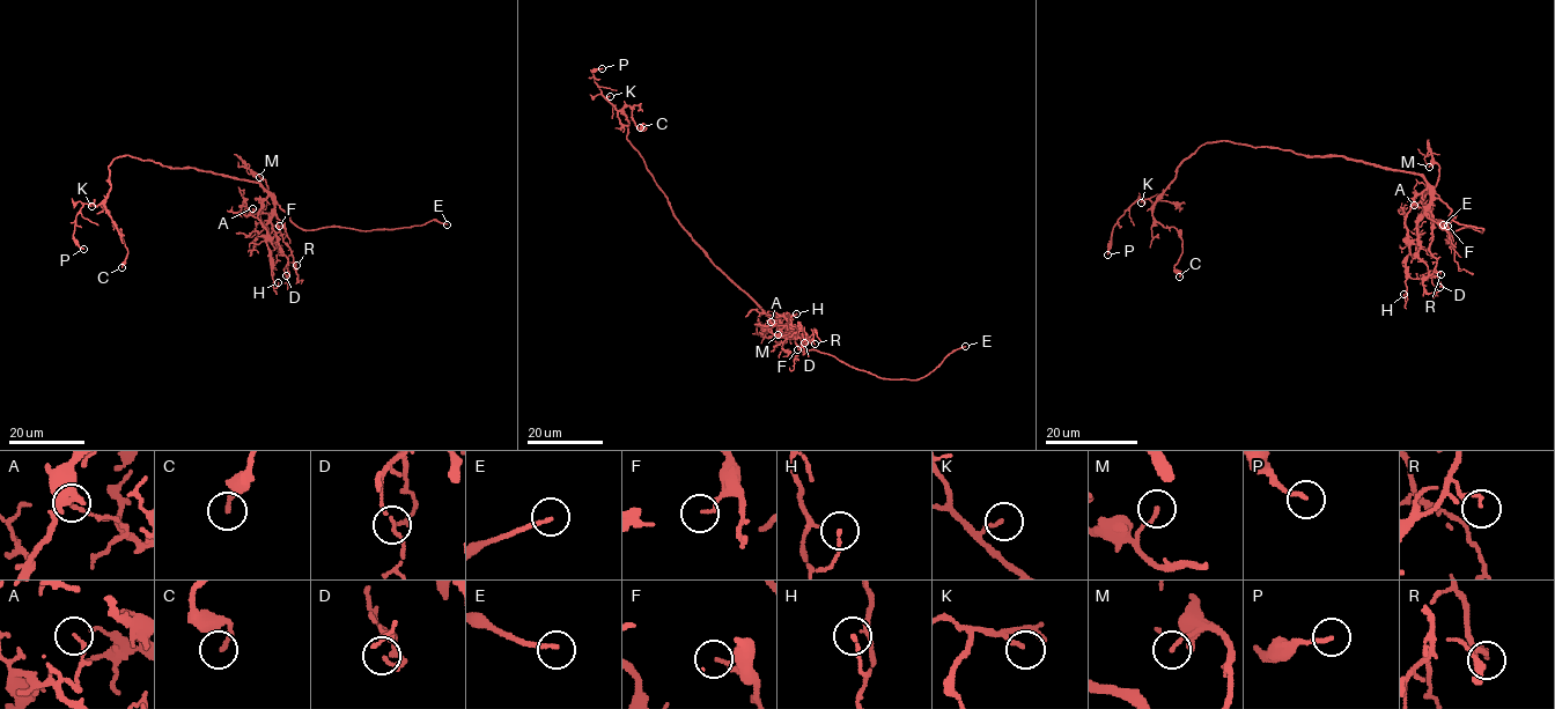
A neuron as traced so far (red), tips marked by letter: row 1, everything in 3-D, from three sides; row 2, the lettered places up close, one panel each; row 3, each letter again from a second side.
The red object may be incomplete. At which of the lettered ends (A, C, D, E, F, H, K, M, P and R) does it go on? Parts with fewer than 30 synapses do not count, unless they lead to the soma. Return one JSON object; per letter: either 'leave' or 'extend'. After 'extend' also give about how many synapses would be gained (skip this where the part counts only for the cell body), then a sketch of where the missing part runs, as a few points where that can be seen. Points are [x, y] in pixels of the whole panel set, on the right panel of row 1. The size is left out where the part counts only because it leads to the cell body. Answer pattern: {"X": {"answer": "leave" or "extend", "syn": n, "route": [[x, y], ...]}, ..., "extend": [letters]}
{"A": {"answer": "leave"}, "C": {"answer": "leave"}, "D": {"answer": "leave"}, "E": {"answer": "extend", "route": [[1443, 224], [1431, 191], [1442, 182]]}, "F": {"answer": "leave"}, "H": {"answer": "leave"}, "K": {"answer": "leave"}, "M": {"answer": "leave"}, "P": {"answer": "leave"}, "R": {"answer": "leave"}, "extend": ["E"]}

